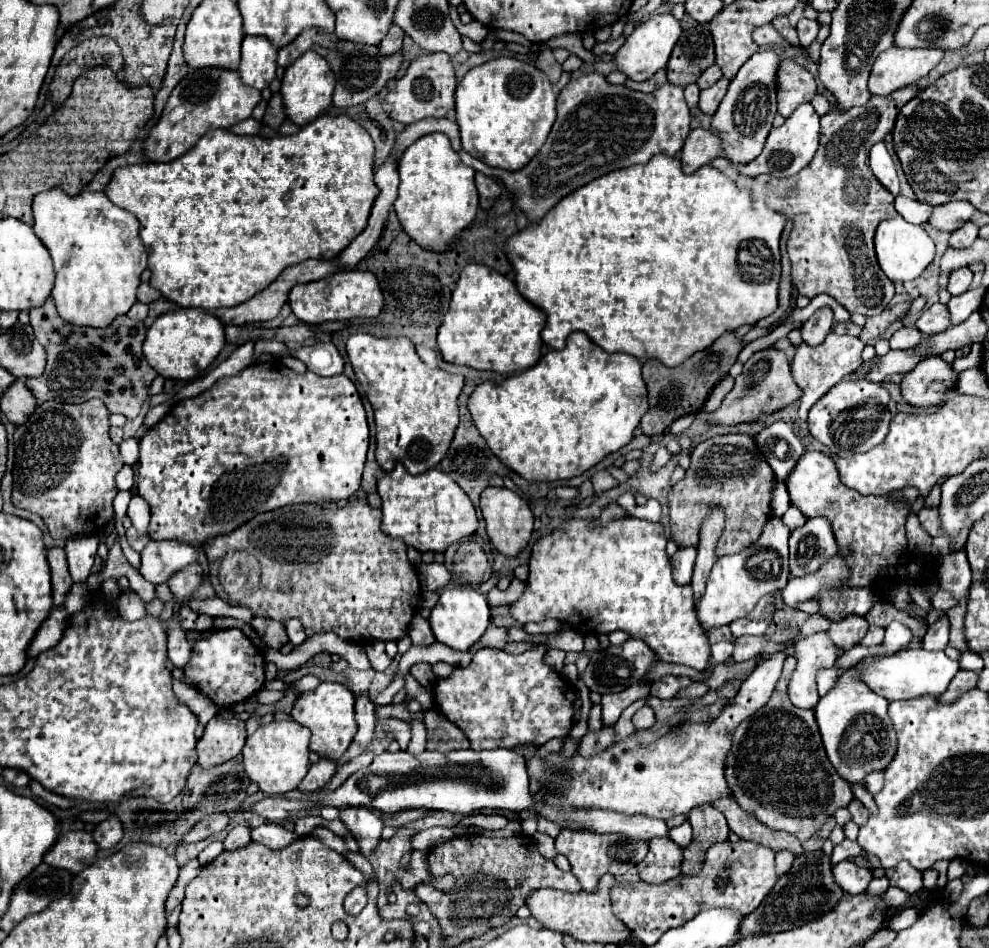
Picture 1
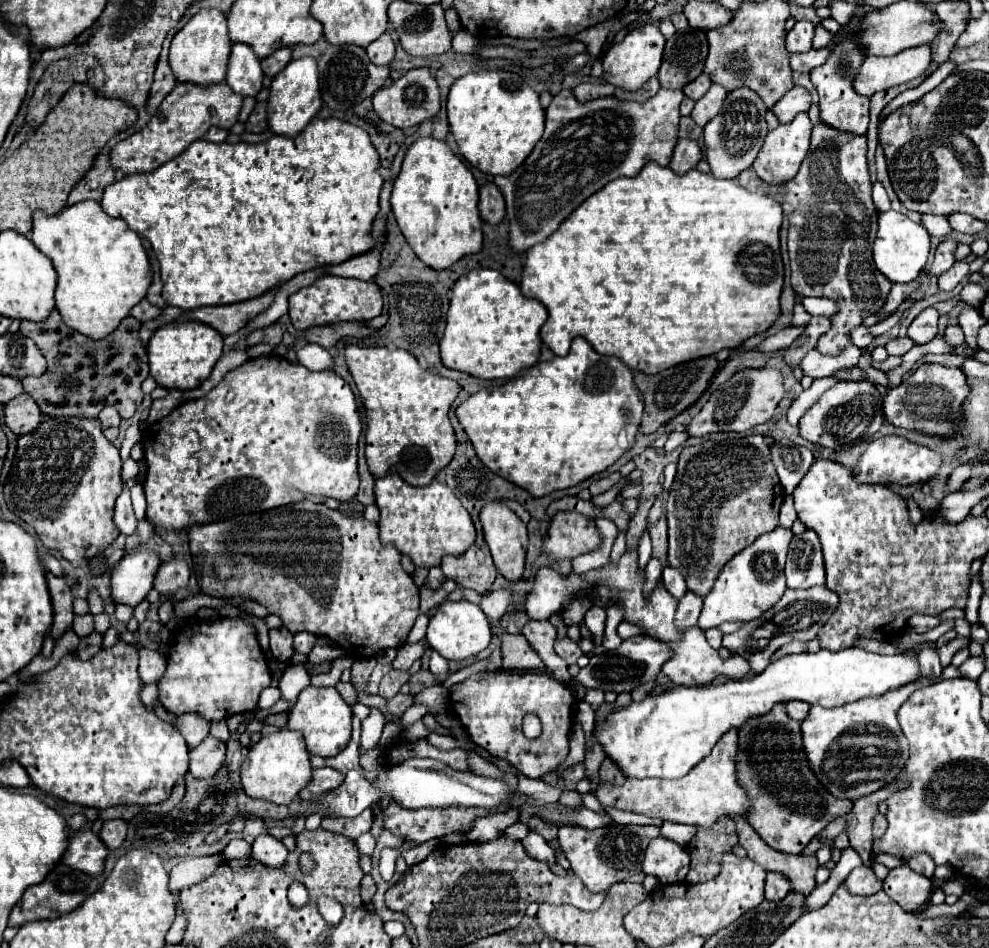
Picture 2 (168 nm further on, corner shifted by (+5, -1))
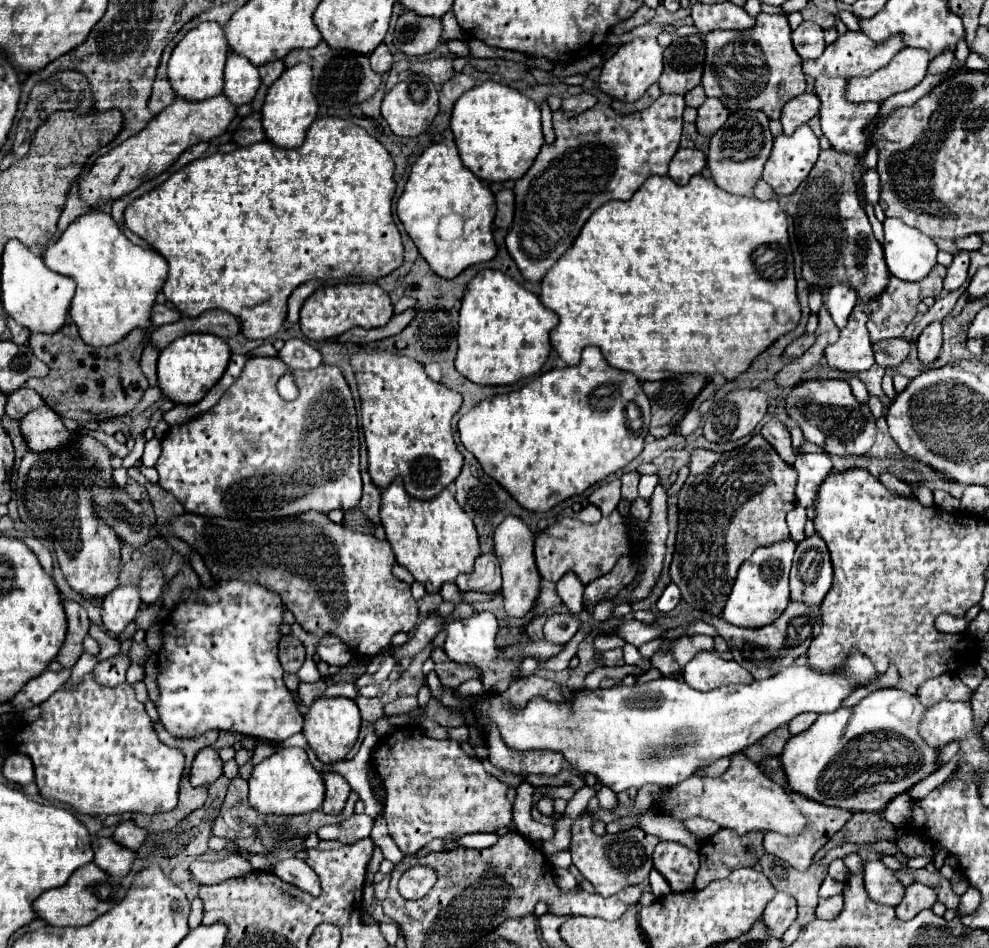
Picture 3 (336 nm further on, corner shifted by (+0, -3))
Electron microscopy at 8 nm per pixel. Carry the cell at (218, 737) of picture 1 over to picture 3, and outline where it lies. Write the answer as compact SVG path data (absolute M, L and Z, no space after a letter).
M209 746L203 748L191 764L191 772L189 772L191 786L209 786L221 776L221 768L223 768L223 760L219 758L217 750Z

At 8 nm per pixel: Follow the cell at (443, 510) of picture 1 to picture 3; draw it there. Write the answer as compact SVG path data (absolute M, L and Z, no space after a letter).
M395 480L383 490L381 524L395 552L397 564L407 568L429 594L439 592L445 582L455 582L459 574L469 574L479 556L473 520L469 520L447 488L433 500L415 500L407 496L403 484Z

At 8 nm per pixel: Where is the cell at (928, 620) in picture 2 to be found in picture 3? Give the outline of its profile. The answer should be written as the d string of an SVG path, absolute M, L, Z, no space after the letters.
M941 614L937 620L935 620L935 626L937 630L941 632L965 632L969 622L965 618L953 618L949 614Z

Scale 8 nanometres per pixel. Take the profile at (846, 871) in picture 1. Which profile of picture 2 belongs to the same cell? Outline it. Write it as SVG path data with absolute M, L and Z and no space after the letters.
M858 866L854 868L848 878L844 880L844 886L848 886L848 892L852 894L874 894L882 888L882 882L874 876L872 868L866 868L866 866Z

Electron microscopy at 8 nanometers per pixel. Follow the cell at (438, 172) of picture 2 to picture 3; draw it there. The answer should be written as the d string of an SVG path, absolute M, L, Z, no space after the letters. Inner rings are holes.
M433 144L417 158L405 192L397 202L397 216L415 242L419 254L427 260L433 272L449 280L459 276L467 266L495 258L497 246L491 232L495 212L497 208L491 188L463 166L457 148L449 148L445 144ZM451 212L463 218L463 234L461 238L447 242L437 236L437 222L441 216Z

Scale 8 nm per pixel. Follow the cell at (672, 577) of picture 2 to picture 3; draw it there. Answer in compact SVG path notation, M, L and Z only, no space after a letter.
M669 584L667 588L665 588L665 592L663 592L663 596L659 598L659 602L657 602L657 608L661 610L661 612L671 612L677 604L679 604L679 600L681 600L681 592L679 592L679 588L675 586L675 584Z

